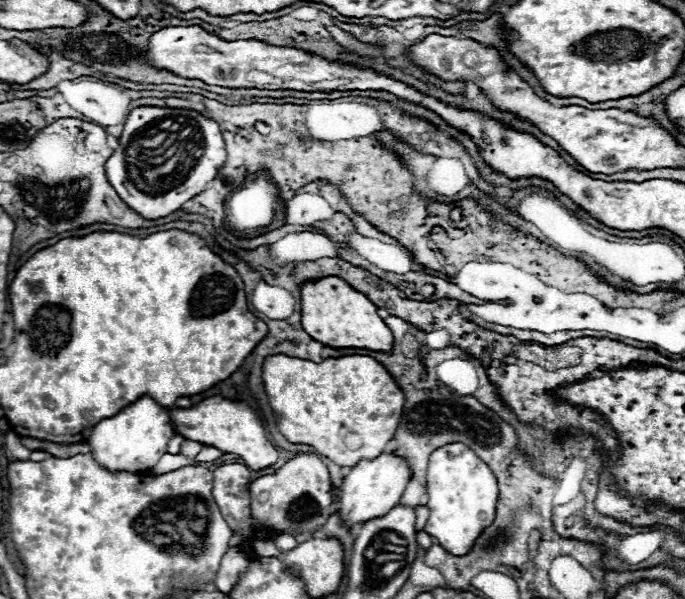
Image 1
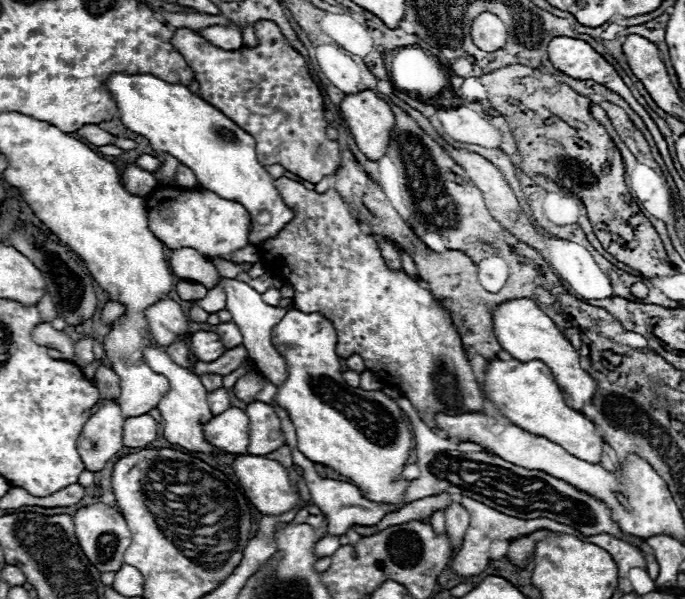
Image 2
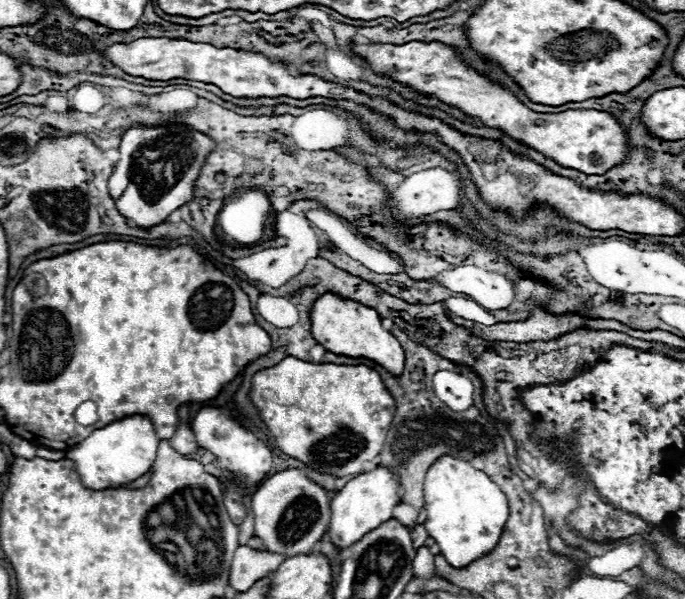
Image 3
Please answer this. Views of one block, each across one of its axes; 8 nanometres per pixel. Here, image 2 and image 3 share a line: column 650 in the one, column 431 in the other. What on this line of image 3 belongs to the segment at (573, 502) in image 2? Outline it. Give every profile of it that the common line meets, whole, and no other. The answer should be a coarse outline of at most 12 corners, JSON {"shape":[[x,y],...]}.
{"shape":[[422,546],[412,562],[416,578],[438,576],[434,556]]}

